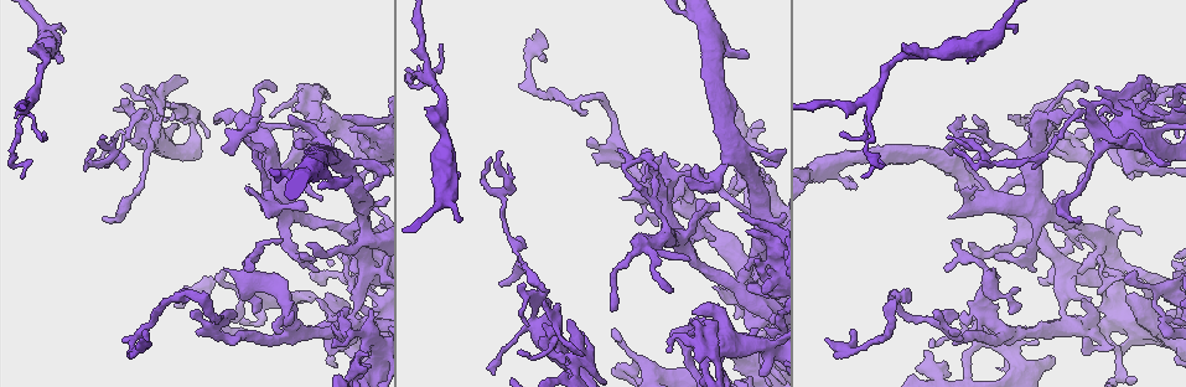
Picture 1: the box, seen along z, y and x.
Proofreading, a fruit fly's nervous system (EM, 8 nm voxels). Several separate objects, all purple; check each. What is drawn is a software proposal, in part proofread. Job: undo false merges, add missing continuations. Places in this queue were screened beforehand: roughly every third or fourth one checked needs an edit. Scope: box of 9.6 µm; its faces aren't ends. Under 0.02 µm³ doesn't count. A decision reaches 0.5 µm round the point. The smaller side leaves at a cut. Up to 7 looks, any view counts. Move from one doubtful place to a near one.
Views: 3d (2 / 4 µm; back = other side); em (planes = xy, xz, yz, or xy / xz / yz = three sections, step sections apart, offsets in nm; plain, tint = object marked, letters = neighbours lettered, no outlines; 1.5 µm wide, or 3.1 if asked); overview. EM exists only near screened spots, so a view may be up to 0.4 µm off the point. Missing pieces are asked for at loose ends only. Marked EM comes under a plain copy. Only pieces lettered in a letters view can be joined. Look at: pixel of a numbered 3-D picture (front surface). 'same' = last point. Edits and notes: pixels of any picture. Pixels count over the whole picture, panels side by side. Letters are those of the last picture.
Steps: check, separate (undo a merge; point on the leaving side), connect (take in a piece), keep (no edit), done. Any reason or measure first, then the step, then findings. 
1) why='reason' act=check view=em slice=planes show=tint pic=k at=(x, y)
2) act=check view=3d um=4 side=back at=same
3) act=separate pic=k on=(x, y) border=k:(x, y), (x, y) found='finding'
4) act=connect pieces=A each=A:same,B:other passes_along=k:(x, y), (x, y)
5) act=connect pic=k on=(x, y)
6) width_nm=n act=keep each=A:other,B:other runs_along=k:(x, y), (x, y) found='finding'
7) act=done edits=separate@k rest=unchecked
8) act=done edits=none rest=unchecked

why='thin end' act=check view=3d um=2 pic=1 at=(187, 82)

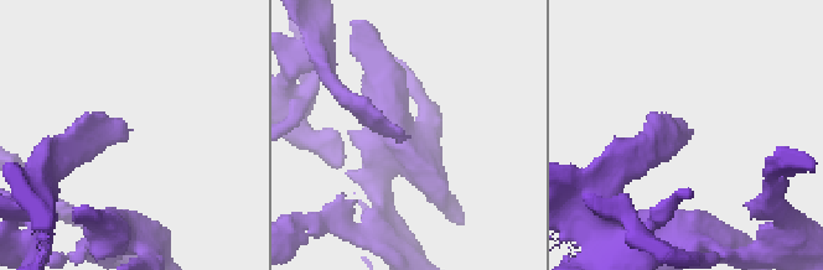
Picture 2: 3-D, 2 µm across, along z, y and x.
act=check view=em slice=planes show=tint pic=2 at=(127, 138)

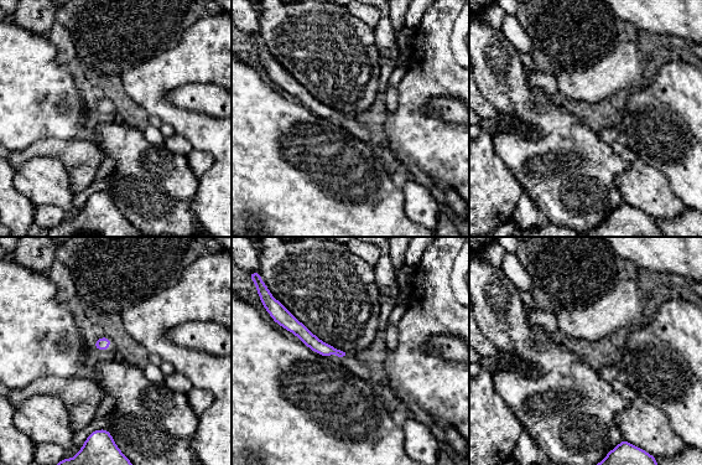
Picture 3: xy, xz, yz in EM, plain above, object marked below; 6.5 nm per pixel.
act=check view=em slice=planes show=letters at=same

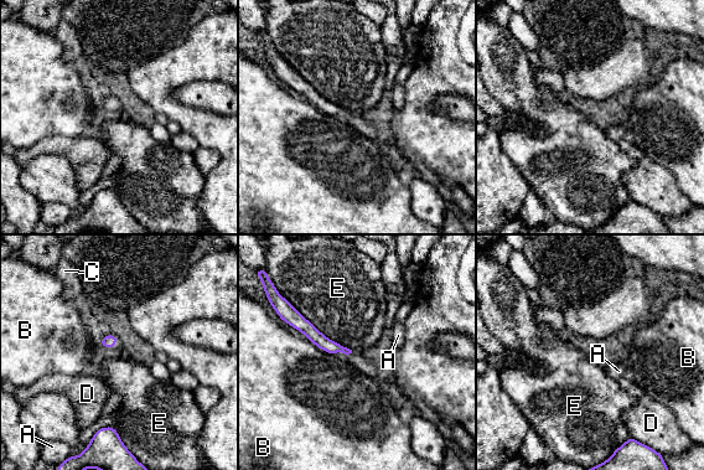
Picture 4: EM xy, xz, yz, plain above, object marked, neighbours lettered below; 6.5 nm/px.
act=keep each=A:other,B:other,C:other,D:other,E:other runs_along=4:(288, 315), (326, 345), (341, 349) found='none of them fits'

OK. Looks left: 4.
why='tapers out' act=check view=3d um=2 pic=1 at=(614, 331)

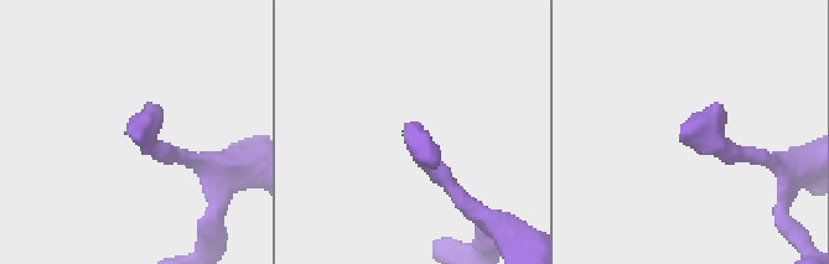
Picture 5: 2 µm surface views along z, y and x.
why='need the tissue' act=check view=em slice=xy step=4 show=letters pic=5 at=(141, 138)

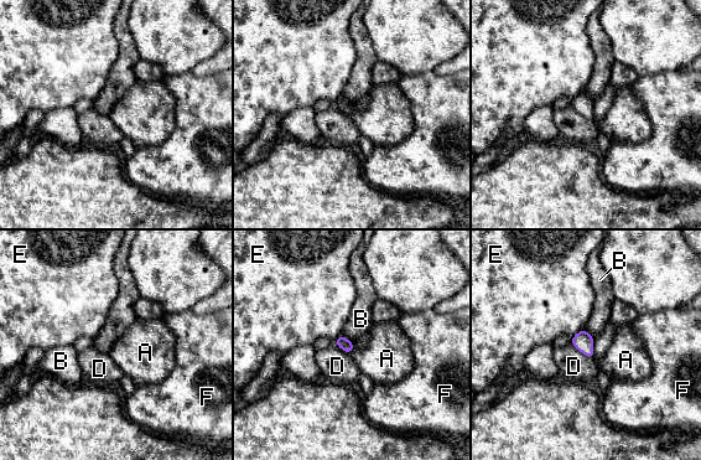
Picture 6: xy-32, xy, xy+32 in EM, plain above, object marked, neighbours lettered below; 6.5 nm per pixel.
act=check view=em slice=planes show=letters at=same

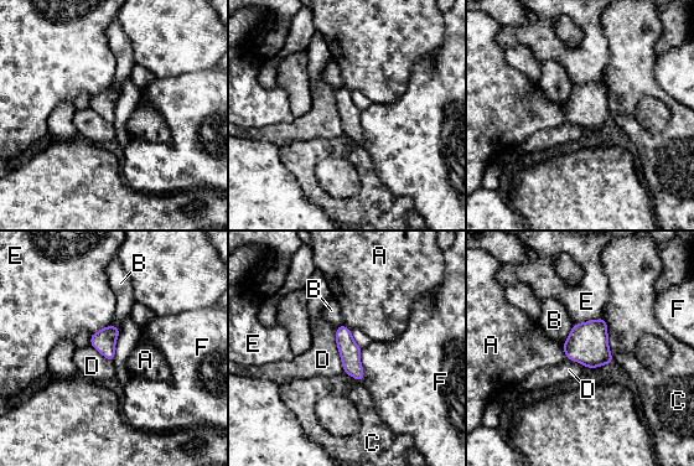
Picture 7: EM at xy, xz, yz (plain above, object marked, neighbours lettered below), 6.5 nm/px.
width_nm=140 act=keep each=A:other,B:other,C:other,D:other,E:other,F:other border=7:(337, 326), (335, 343), (343, 371) found='no lettered piece goes on from it'

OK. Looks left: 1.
why='thin end' act=check view=em slice=planes show=letters pic=1 at=(317, 269)

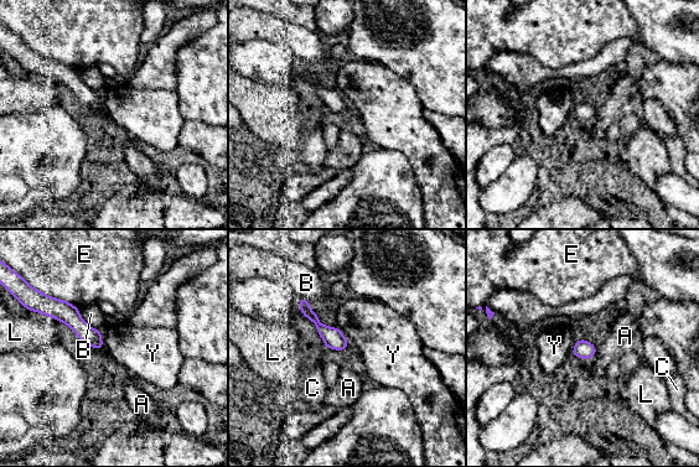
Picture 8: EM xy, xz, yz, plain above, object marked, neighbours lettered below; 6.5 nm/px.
act=keep each=A:other,B:other,C:other,E:other,L:other,Y:other border=8:(103, 331), (102, 349) found='none of them fits'

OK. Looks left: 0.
act=done edits=none rest=unchecked

